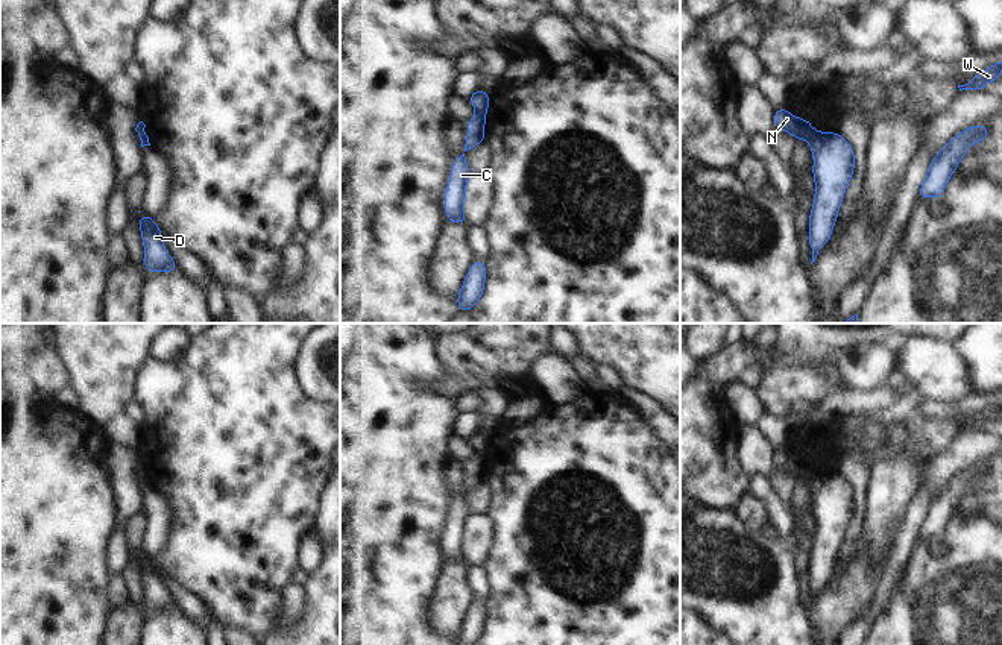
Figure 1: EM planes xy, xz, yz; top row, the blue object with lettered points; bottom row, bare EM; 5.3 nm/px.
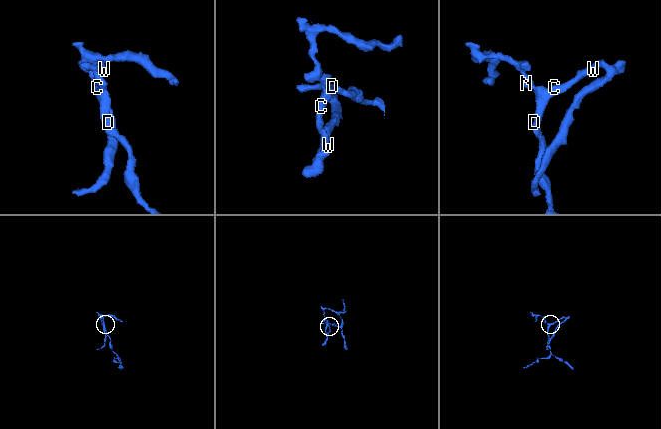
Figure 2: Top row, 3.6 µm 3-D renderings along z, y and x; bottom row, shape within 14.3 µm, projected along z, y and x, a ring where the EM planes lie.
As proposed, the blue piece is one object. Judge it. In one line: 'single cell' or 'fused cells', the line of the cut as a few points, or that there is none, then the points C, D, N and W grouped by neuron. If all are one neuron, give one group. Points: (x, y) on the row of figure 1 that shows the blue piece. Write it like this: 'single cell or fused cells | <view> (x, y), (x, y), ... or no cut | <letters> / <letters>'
fused cells | yz (812, 129), (806, 137) | C D W / N

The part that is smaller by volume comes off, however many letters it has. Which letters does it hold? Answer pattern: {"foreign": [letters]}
{"foreign": ["N"]}

